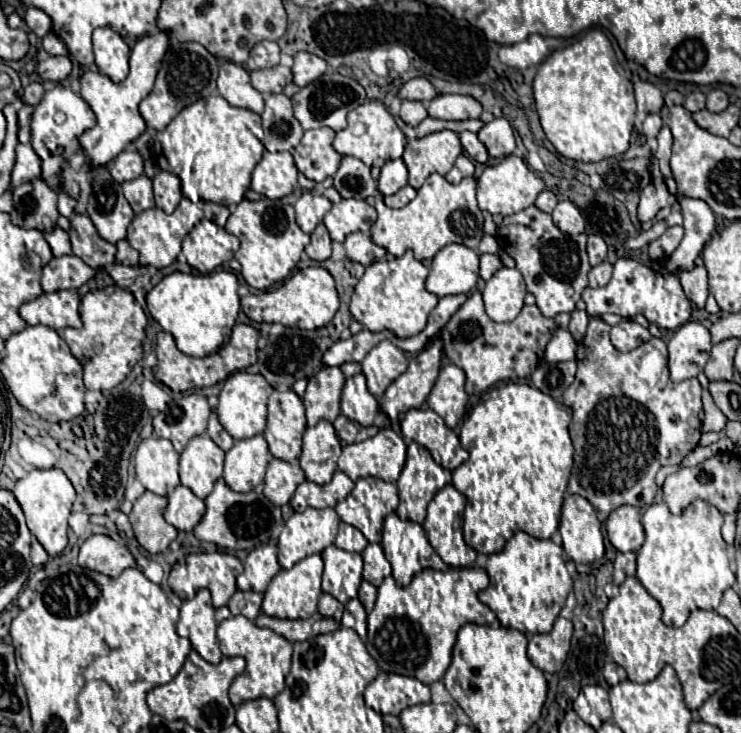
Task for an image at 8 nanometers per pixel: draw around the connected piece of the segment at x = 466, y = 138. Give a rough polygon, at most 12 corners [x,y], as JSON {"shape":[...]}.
{"shape":[[459,133],[463,149],[479,163],[489,161],[485,145],[475,133]]}

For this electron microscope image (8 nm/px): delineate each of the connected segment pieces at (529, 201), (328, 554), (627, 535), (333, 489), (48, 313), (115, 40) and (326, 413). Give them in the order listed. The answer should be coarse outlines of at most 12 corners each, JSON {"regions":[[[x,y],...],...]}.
{"regions":[[[507,155],[477,179],[479,207],[501,215],[533,205],[545,181]],[[335,545],[321,553],[323,591],[341,603],[357,597],[363,557]],[[621,505],[605,521],[617,551],[645,541],[639,509]],[[335,471],[325,485],[301,483],[291,499],[295,511],[335,507],[355,483]],[[53,291],[21,305],[29,325],[81,327],[77,291]],[[111,27],[93,31],[99,71],[129,75],[131,49]],[[319,369],[307,385],[307,425],[335,421],[345,375]]]}

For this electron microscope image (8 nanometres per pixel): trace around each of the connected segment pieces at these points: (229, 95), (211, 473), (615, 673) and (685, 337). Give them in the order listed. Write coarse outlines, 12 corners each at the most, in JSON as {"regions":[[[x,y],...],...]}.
{"regions":[[[223,61],[217,89],[231,105],[263,113],[243,65]],[[209,435],[181,453],[181,485],[205,499],[225,451]],[[605,663],[603,677],[609,685],[627,679],[617,663]],[[687,321],[669,339],[675,383],[697,377],[711,355],[711,333]]]}

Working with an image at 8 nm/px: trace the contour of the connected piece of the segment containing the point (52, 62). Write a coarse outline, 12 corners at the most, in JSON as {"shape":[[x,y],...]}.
{"shape":[[45,57],[37,65],[41,79],[65,81],[69,57]]}

